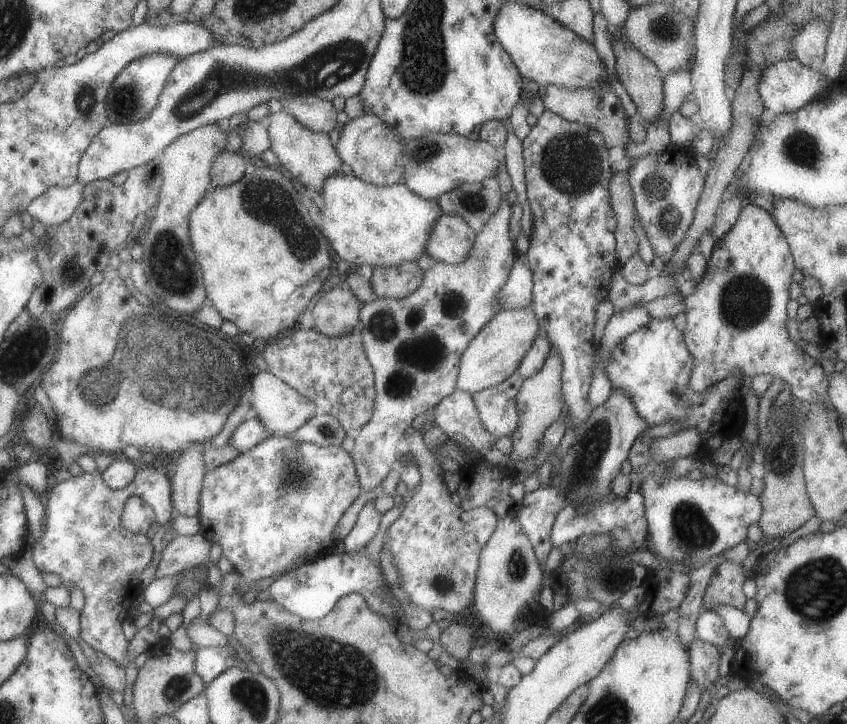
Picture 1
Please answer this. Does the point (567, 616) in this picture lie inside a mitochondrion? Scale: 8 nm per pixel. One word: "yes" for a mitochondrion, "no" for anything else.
no

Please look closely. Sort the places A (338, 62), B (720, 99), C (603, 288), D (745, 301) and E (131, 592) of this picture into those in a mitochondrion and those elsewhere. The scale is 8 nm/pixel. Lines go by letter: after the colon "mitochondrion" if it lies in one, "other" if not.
A: mitochondrion
B: other
C: other
D: mitochondrion
E: other

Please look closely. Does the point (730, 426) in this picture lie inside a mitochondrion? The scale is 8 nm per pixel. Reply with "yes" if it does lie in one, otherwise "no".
no

